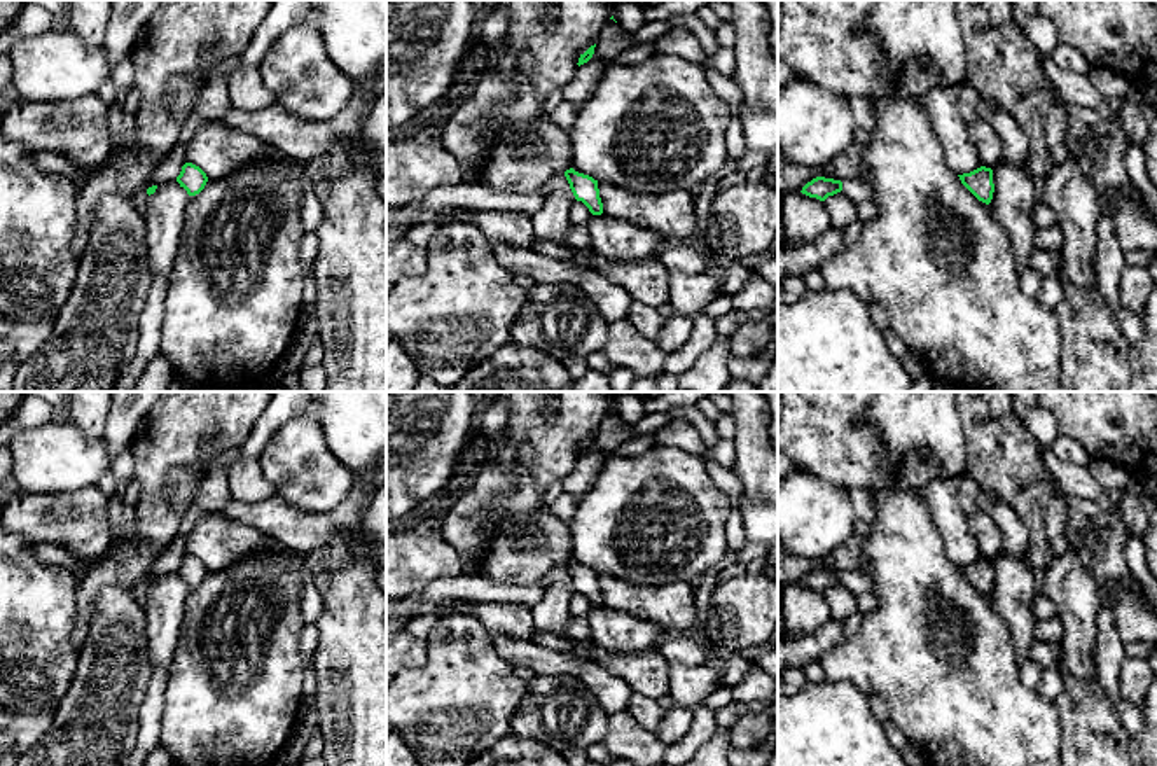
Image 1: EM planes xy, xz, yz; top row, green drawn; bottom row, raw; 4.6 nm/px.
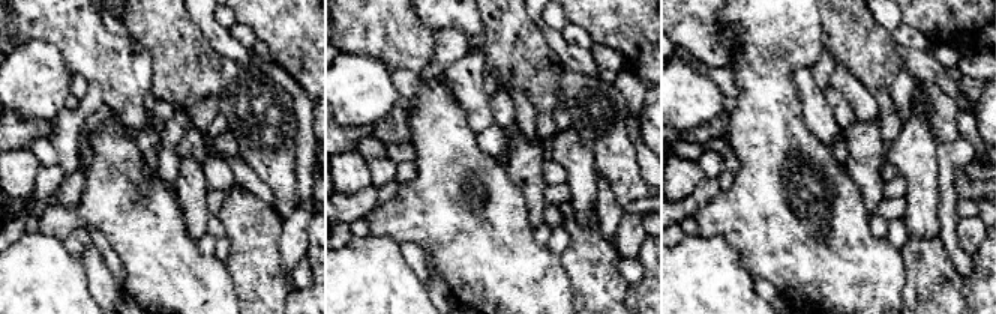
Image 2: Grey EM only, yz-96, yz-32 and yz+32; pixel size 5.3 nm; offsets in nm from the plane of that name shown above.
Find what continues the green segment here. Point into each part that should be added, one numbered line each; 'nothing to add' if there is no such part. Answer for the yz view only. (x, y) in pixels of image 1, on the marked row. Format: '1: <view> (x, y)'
nothing to add

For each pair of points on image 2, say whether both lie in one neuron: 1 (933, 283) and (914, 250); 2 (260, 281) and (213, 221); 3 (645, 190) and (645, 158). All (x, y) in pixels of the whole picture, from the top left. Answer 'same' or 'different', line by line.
1: same
2: different
3: different

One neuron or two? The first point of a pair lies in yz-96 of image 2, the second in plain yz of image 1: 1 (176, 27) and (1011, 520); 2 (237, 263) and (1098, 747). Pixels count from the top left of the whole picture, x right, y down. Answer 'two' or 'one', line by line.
1: two
2: one

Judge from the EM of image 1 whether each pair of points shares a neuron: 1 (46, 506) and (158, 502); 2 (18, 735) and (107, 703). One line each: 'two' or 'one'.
1: two
2: two

